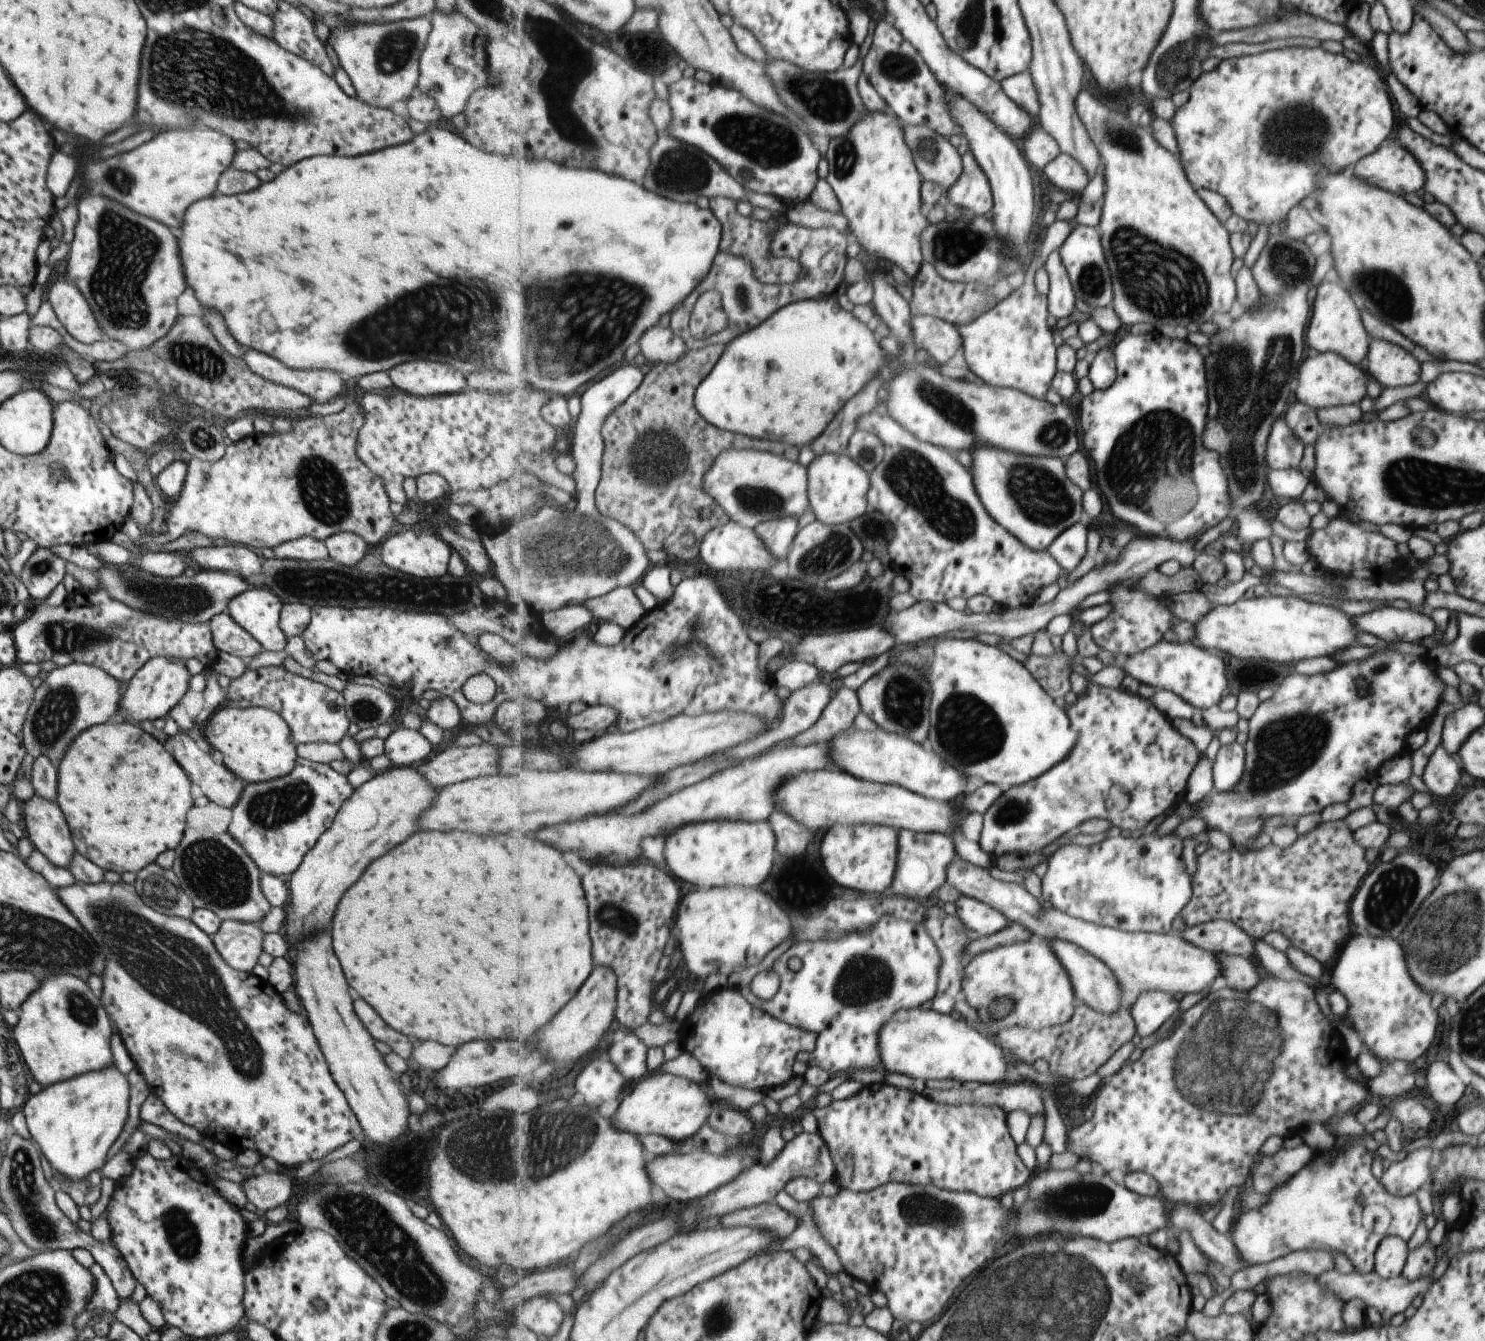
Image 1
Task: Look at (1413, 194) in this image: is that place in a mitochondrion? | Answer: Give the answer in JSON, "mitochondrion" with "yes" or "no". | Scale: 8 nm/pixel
{"mitochondrion":"no"}

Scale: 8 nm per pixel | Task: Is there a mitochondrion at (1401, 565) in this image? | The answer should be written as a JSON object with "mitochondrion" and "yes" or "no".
{"mitochondrion":"no"}

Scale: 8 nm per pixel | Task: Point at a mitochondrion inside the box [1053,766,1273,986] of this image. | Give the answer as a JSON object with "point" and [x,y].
{"point":[1069,778]}

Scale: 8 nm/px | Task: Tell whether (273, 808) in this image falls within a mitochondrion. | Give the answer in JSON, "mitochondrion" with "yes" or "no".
{"mitochondrion":"yes"}

